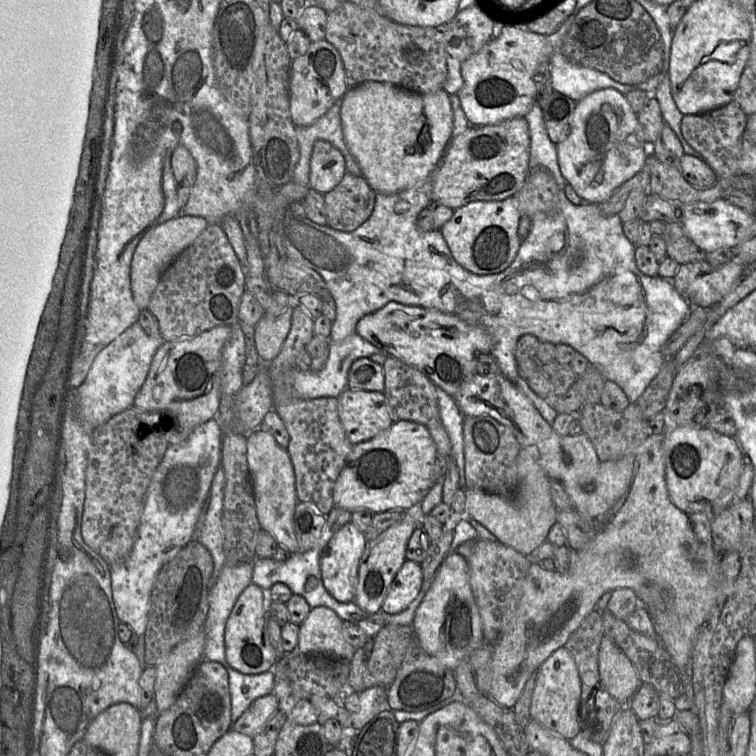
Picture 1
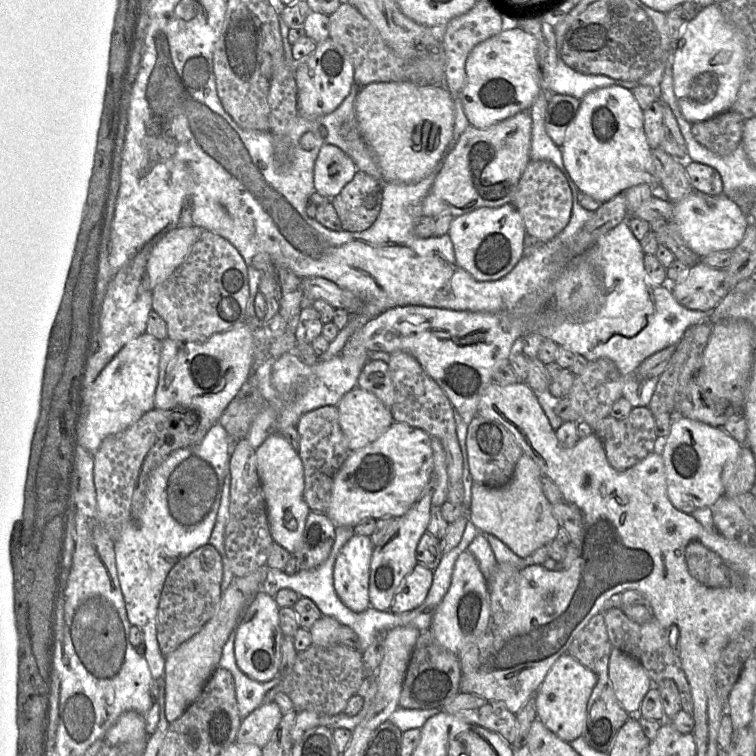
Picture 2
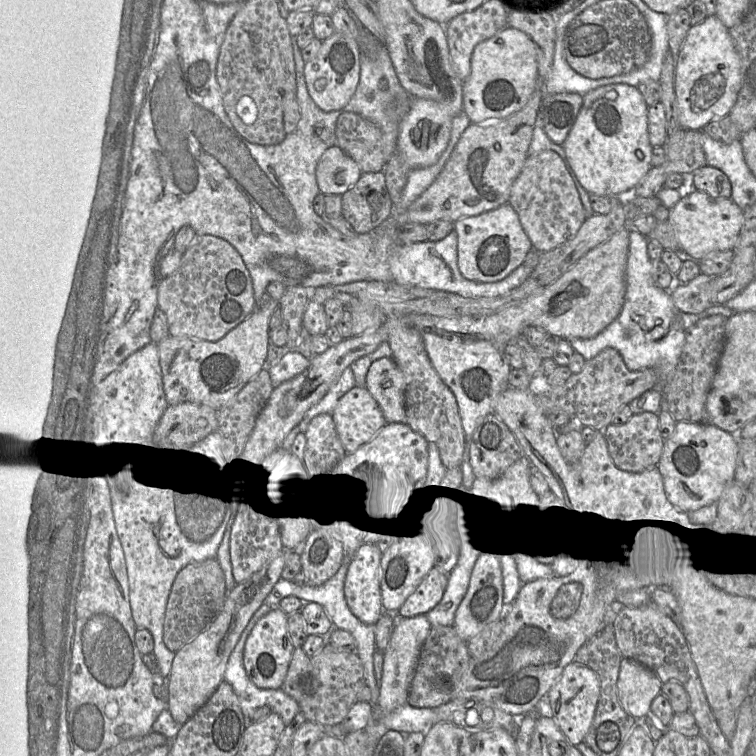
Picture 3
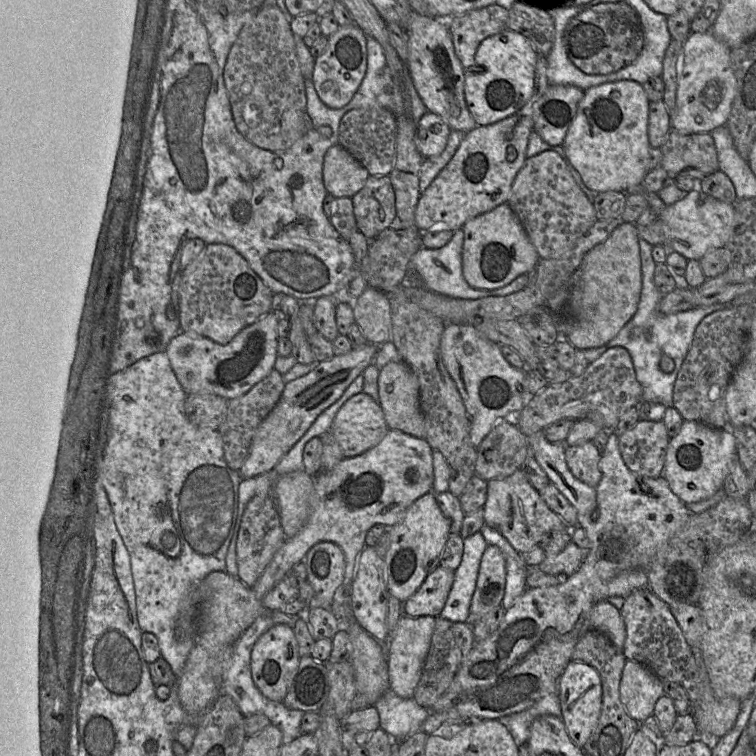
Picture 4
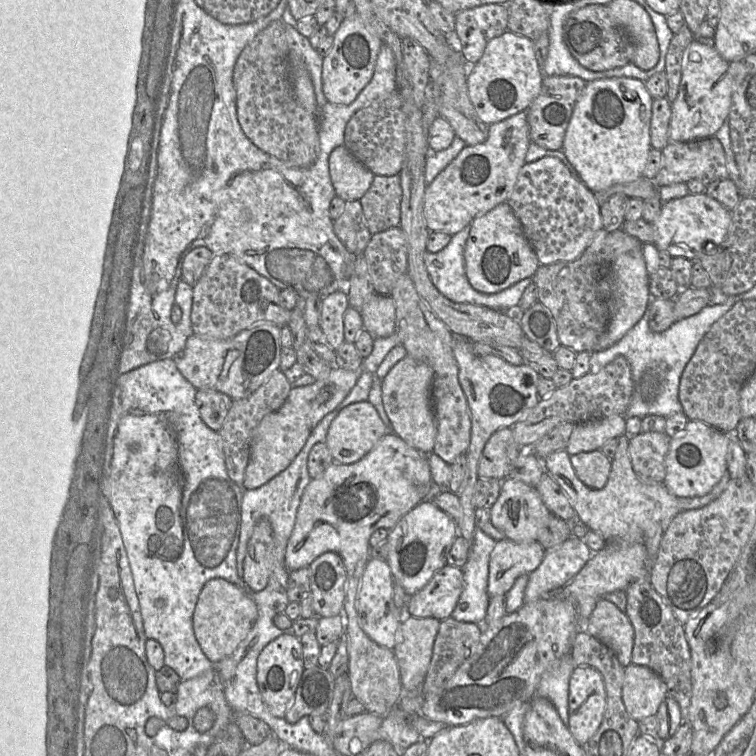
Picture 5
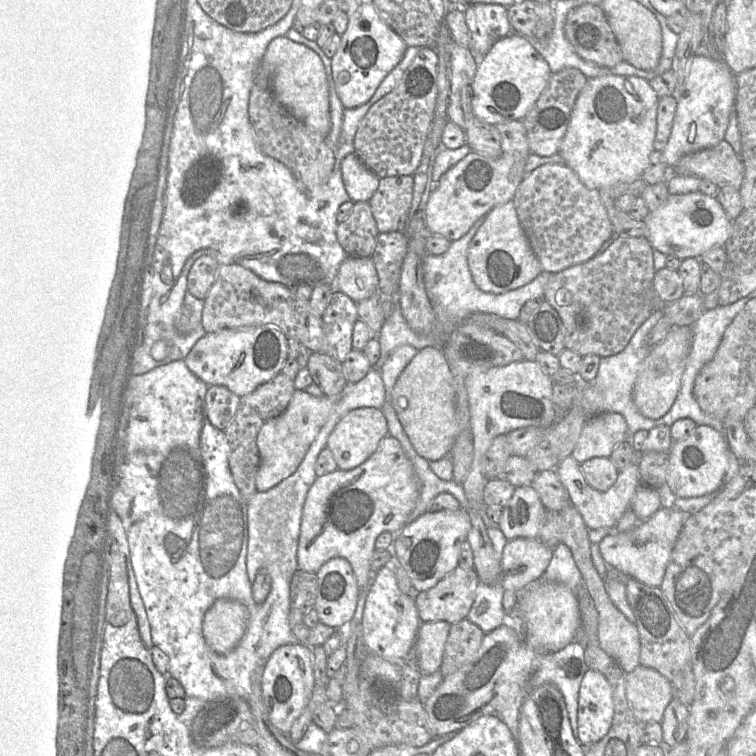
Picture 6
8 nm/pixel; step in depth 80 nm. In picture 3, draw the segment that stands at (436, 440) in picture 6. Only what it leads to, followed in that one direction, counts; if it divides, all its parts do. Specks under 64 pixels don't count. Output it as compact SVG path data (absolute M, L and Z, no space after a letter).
M393 359L373 361L365 387L379 404L388 423L405 423L404 375Z

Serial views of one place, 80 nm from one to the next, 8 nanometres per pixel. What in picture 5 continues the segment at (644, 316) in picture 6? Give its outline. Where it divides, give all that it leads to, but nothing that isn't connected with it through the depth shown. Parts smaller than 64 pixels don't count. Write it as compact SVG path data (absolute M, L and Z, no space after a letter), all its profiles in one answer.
M604 228L599 230L585 251L573 261L556 262L548 265L541 264L531 277L538 287L538 301L546 306L553 314L558 337L561 345L566 346L576 353L587 351L601 351L599 342L607 330L611 316L612 273L611 267L614 259L643 243L623 230L607 232Z

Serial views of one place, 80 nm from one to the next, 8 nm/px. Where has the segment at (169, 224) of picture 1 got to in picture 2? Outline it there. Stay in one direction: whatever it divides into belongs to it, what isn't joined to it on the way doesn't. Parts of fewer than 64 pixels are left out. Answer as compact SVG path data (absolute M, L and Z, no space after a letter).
M198 226L177 227L151 248L145 267L144 286L153 291L187 257L192 245L205 230Z

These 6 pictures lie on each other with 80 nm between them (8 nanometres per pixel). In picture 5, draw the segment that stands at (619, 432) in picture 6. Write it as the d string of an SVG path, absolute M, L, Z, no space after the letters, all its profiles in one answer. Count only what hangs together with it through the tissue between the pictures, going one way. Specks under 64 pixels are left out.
M612 415L577 423L569 439L566 452L569 455L575 455L581 452L601 450L607 441L625 435L625 429L625 415Z

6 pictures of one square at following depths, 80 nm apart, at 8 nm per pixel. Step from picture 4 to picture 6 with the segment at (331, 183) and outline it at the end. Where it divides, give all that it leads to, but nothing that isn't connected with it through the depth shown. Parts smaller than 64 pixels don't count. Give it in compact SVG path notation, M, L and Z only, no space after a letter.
M354 153L347 154L338 162L338 170L341 172L344 187L352 202L368 202L379 186L380 177L367 168Z

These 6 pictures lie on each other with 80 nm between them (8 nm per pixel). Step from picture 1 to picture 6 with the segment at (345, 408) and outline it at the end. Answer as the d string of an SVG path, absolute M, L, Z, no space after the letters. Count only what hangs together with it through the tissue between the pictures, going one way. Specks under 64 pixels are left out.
M356 408L349 411L336 424L328 437L327 447L332 452L339 469L351 470L365 462L388 434L387 420L380 409Z

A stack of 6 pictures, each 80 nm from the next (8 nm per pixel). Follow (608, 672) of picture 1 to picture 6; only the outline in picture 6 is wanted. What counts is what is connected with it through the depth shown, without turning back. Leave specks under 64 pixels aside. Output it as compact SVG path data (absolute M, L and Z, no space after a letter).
M638 665L625 675L626 695L638 721L661 722L666 707L673 699L670 681L653 668Z

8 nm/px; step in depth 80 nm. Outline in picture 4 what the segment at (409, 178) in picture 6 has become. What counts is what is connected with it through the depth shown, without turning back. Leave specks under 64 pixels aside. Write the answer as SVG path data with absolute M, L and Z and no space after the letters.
M370 175L351 199L357 229L366 238L374 238L394 224L397 216L395 193L388 175Z

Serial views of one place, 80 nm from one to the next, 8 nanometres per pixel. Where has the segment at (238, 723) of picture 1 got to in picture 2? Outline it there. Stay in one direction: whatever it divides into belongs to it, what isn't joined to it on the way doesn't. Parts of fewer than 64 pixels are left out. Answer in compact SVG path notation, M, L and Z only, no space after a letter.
M275 701L263 702L252 713L243 718L237 741L255 744L262 749L269 742L282 716L281 708Z

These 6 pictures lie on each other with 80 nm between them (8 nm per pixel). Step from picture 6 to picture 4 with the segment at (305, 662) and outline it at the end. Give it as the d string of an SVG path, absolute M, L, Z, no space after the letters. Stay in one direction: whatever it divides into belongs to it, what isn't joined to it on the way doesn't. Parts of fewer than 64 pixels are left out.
M275 624L261 635L253 647L251 672L254 683L268 699L284 702L288 687L299 667L299 662L299 646L293 629L286 624Z

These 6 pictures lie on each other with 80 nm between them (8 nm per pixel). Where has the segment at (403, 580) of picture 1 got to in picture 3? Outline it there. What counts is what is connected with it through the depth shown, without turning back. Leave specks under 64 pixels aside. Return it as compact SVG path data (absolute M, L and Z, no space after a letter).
M432 568L416 590L406 599L396 612L398 617L426 615L439 604L448 584L448 574Z

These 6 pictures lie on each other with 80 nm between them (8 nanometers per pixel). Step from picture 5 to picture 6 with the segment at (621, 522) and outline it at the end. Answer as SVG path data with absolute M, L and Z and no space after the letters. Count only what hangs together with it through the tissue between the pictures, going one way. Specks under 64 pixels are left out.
M572 456L562 459L555 468L555 472L567 491L570 503L579 511L589 529L615 526L624 512L630 508L641 482L638 465L633 463L619 469L616 482L607 491L598 491L591 487L583 476L580 463Z

